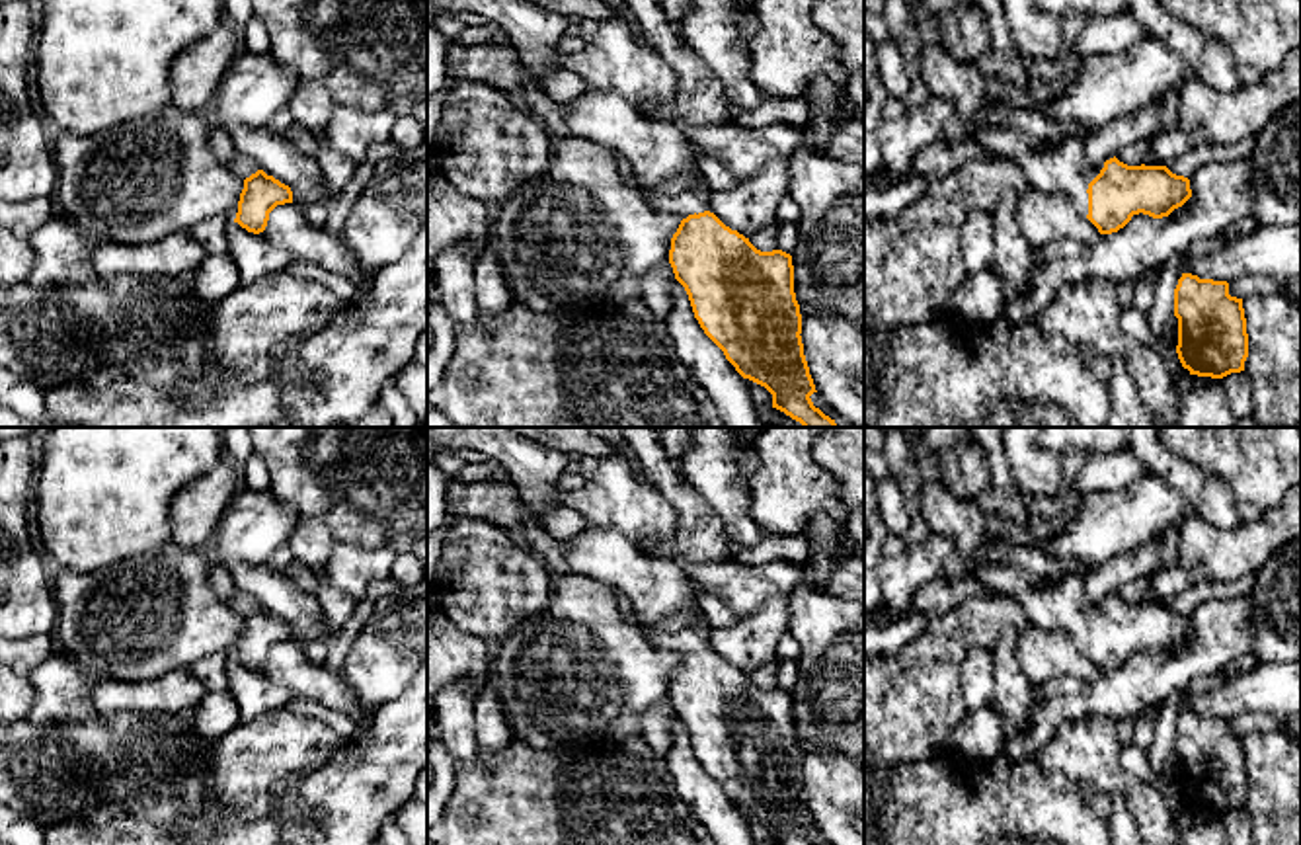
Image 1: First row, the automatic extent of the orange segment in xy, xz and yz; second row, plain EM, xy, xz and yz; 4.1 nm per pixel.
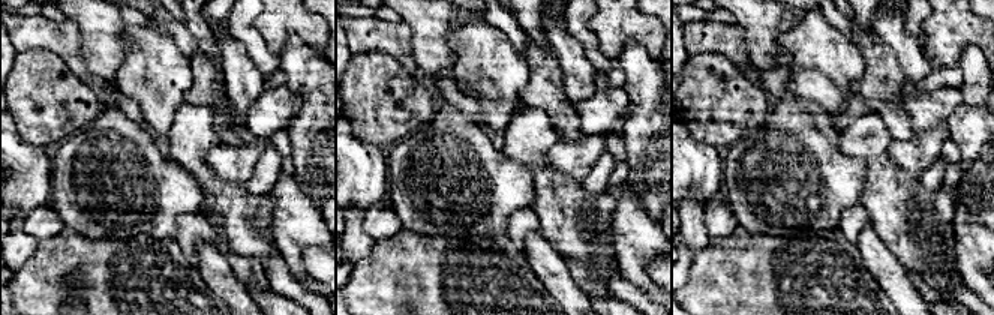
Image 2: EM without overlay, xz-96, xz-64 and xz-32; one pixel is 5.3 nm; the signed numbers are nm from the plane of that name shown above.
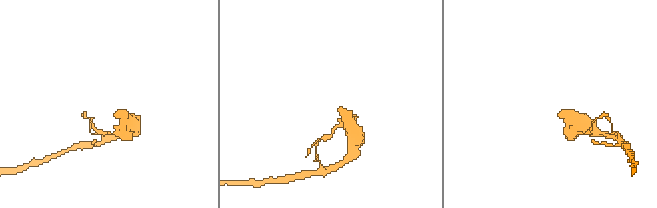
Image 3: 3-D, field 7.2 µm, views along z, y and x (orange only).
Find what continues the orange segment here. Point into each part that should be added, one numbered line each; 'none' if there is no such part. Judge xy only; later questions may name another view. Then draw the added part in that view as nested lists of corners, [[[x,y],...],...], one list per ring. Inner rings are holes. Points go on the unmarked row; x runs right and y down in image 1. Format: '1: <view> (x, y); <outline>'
1: xy (240, 602); [[[234,587],[228,603],[242,617],[250,615],[252,607],[254,607],[254,599],[248,593],[240,591],[238,587]]]

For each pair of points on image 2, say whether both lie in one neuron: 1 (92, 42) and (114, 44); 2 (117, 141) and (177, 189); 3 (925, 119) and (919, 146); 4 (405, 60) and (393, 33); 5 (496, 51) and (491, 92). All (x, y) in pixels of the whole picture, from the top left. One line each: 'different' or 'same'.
1: same
2: same
3: different
4: same
5: different

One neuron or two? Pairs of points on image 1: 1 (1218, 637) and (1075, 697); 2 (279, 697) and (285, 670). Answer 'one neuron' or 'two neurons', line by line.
1: one neuron
2: two neurons

